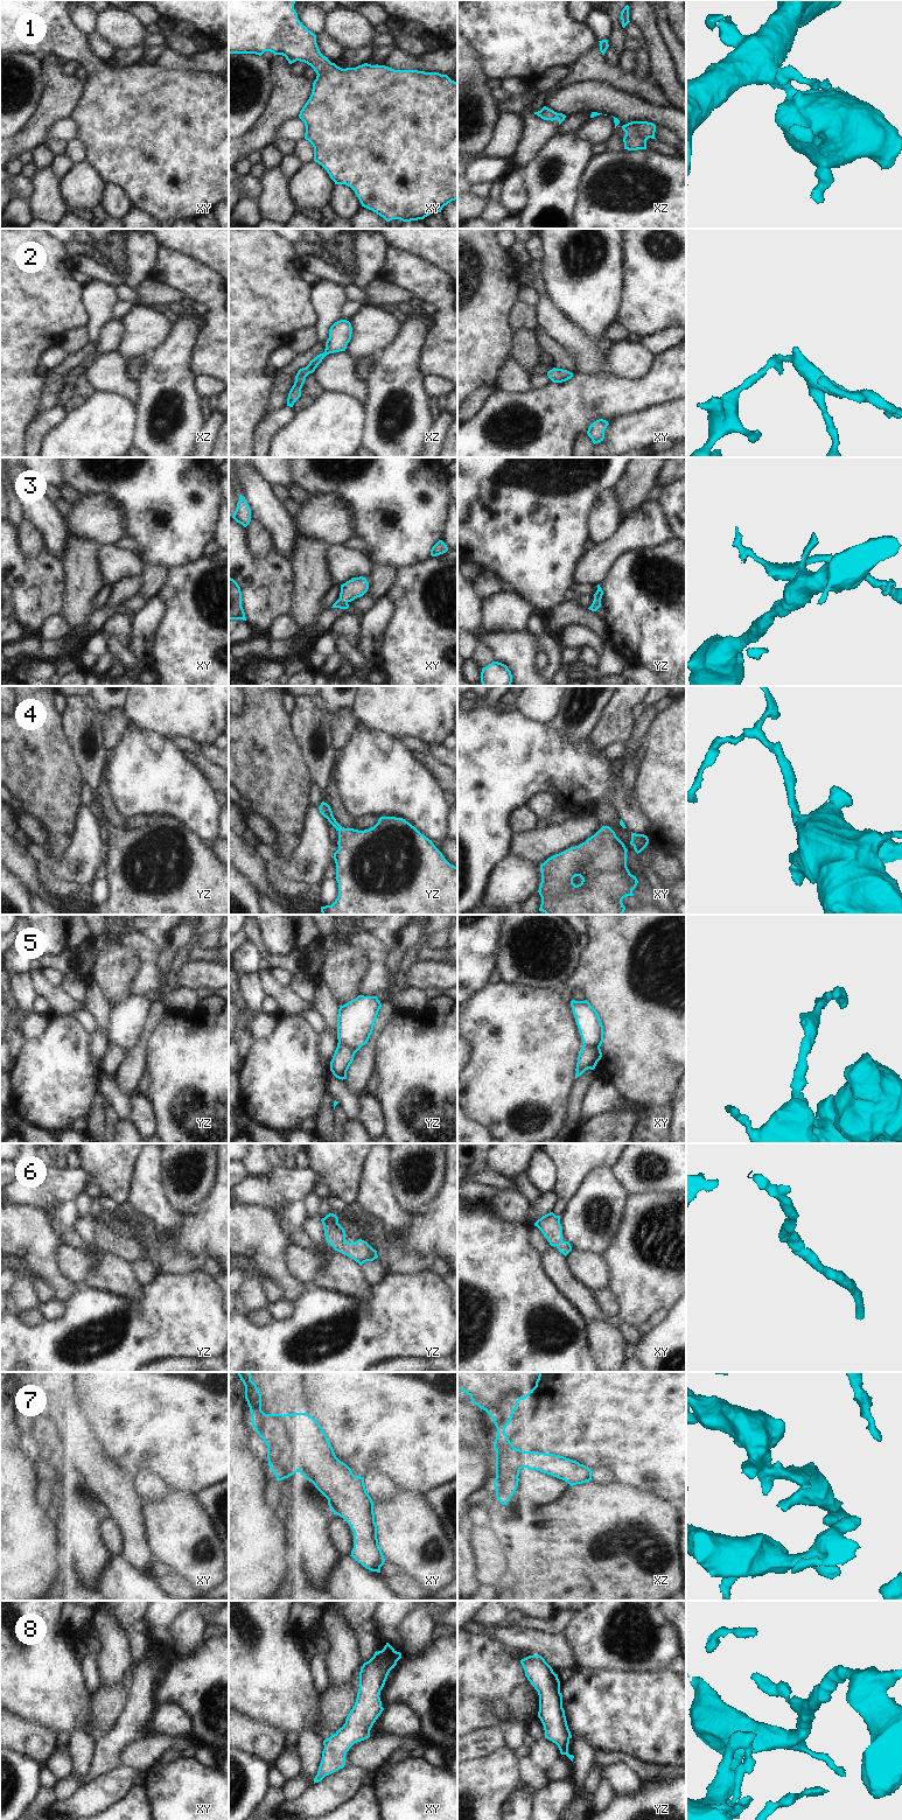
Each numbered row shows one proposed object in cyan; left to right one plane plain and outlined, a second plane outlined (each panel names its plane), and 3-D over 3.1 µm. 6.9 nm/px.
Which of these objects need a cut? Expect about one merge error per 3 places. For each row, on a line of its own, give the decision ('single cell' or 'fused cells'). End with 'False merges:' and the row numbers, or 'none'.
1: single cell
2: single cell
3: single cell
4: single cell
5: fused cells
6: single cell
7: fused cells
8: single cell
False merges: 5, 7

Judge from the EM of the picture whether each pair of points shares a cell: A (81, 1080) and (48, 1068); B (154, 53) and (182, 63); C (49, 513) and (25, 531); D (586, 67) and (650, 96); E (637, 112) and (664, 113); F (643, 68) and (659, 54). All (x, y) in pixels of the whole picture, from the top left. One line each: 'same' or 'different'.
A: same
B: different
C: different
D: same
E: same
F: different

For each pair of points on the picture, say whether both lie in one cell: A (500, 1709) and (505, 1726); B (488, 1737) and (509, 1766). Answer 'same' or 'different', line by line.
A: same
B: different

